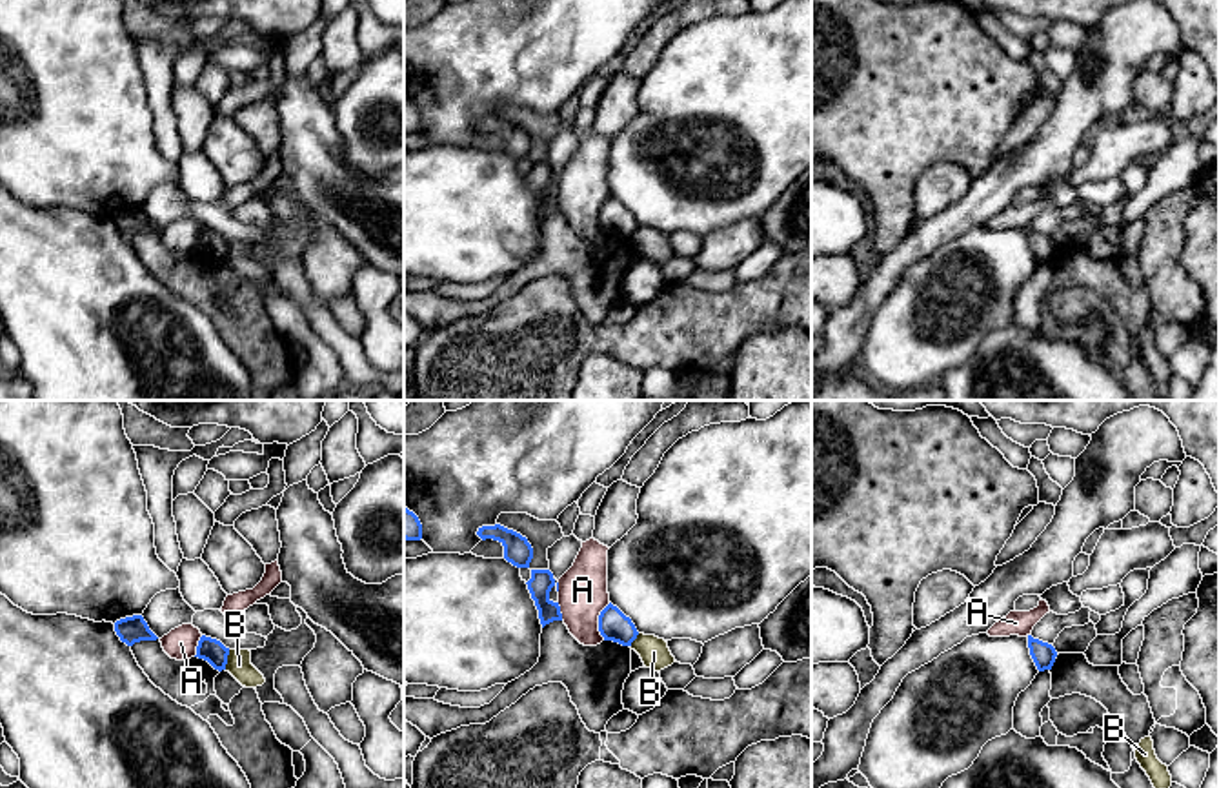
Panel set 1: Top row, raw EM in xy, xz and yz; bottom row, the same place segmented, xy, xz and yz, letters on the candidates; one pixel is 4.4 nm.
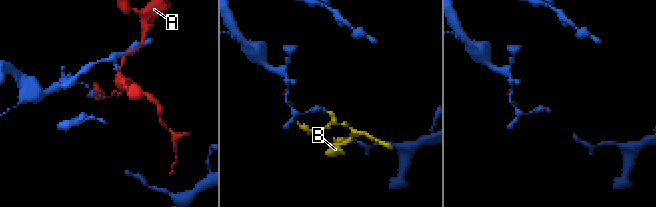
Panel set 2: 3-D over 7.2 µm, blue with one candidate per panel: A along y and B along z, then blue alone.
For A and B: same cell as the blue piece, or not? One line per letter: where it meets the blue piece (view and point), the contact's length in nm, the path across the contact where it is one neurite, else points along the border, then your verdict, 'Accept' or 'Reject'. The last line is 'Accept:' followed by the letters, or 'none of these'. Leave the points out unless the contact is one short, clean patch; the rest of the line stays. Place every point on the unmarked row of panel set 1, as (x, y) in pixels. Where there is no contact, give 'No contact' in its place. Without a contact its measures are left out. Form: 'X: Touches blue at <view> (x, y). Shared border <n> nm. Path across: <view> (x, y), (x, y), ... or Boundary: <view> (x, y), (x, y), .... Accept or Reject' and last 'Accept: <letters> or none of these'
A: Touches blue at xz (599, 213). Shared border 170 nm. Boundary: xz (610, 195), (599, 208), (599, 226), (603, 232). Reject
B: Touches blue at xy (226, 252). Shared border 90 nm. Boundary: xy (230, 242), (224, 261). Reject
Accept: none of these

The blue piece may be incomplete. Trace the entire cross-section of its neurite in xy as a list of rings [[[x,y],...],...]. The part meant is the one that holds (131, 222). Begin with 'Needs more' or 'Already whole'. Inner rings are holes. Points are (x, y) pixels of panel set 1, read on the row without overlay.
Already whole. [[[142,207],[126,209],[115,215],[115,224],[122,235],[133,238],[140,233],[156,233]]]

